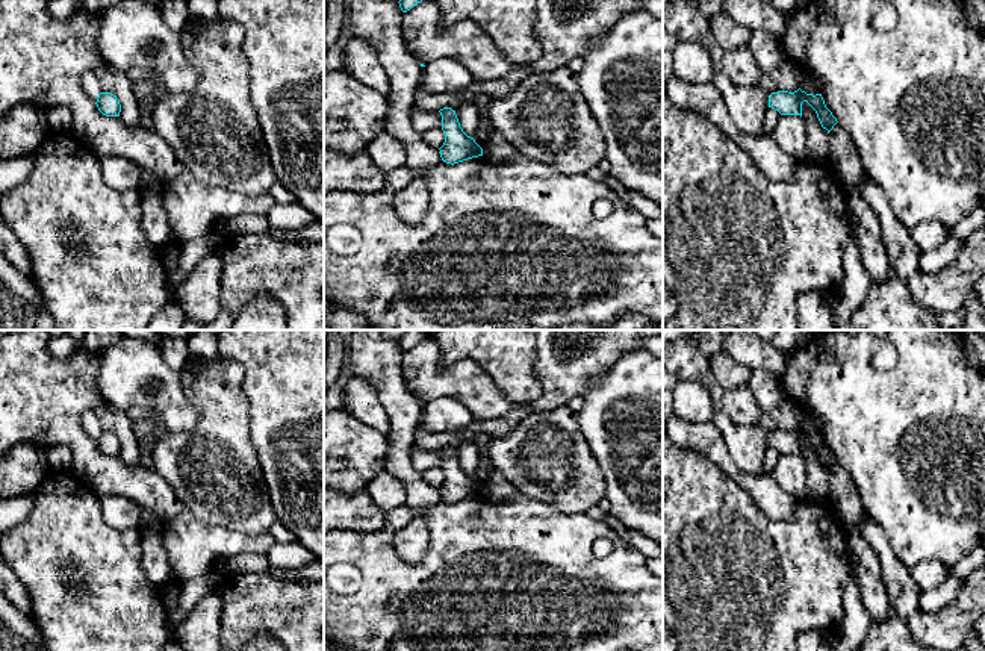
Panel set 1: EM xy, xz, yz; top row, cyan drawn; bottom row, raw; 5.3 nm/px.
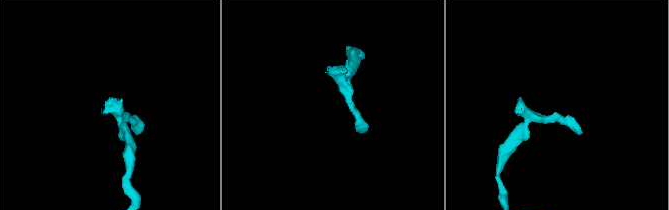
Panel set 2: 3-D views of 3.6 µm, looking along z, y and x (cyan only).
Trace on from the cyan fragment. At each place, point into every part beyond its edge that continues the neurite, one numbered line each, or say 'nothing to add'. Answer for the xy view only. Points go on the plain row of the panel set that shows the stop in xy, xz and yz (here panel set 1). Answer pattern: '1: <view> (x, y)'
nothing to add

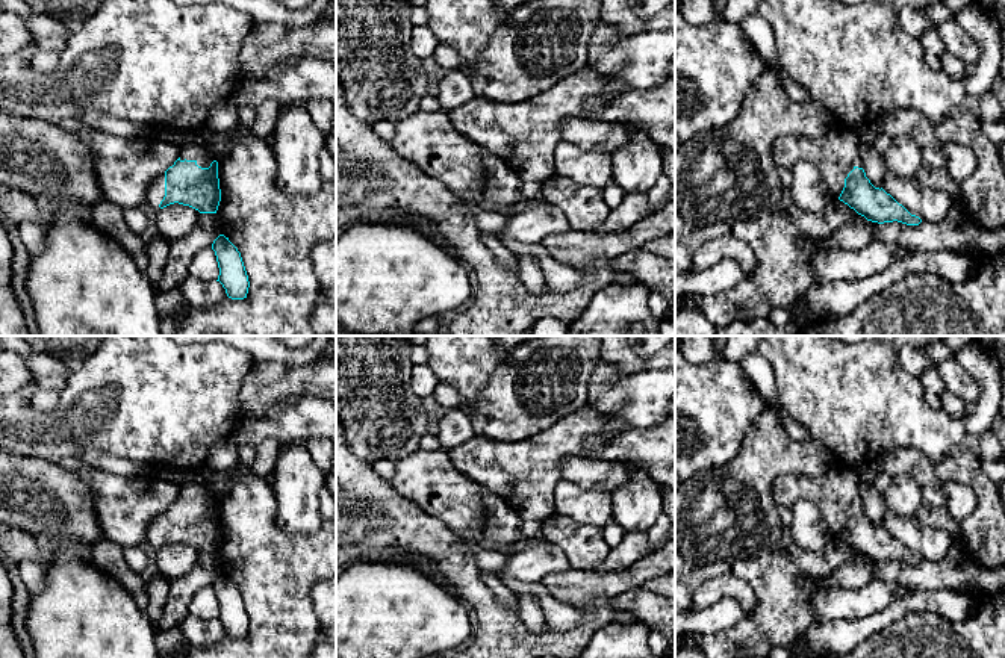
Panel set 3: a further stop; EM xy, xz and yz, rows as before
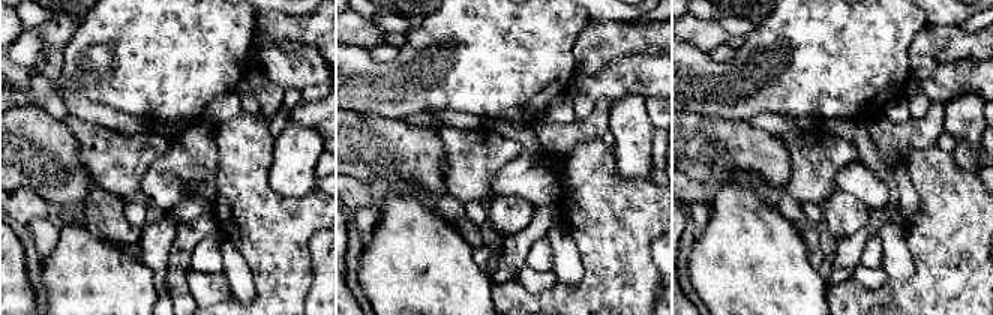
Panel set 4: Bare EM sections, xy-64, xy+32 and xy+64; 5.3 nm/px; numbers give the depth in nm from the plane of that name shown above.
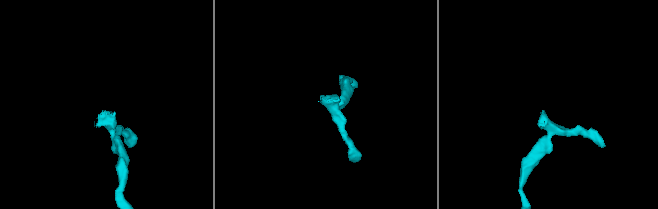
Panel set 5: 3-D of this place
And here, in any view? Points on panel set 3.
1: xy (197, 487)

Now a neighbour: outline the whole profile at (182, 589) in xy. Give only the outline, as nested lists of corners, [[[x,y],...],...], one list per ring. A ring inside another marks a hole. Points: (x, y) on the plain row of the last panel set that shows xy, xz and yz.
[[[200,552],[194,567],[170,582],[168,599],[156,629],[180,628],[189,616],[189,604],[194,594],[221,573],[219,557],[216,552]]]

